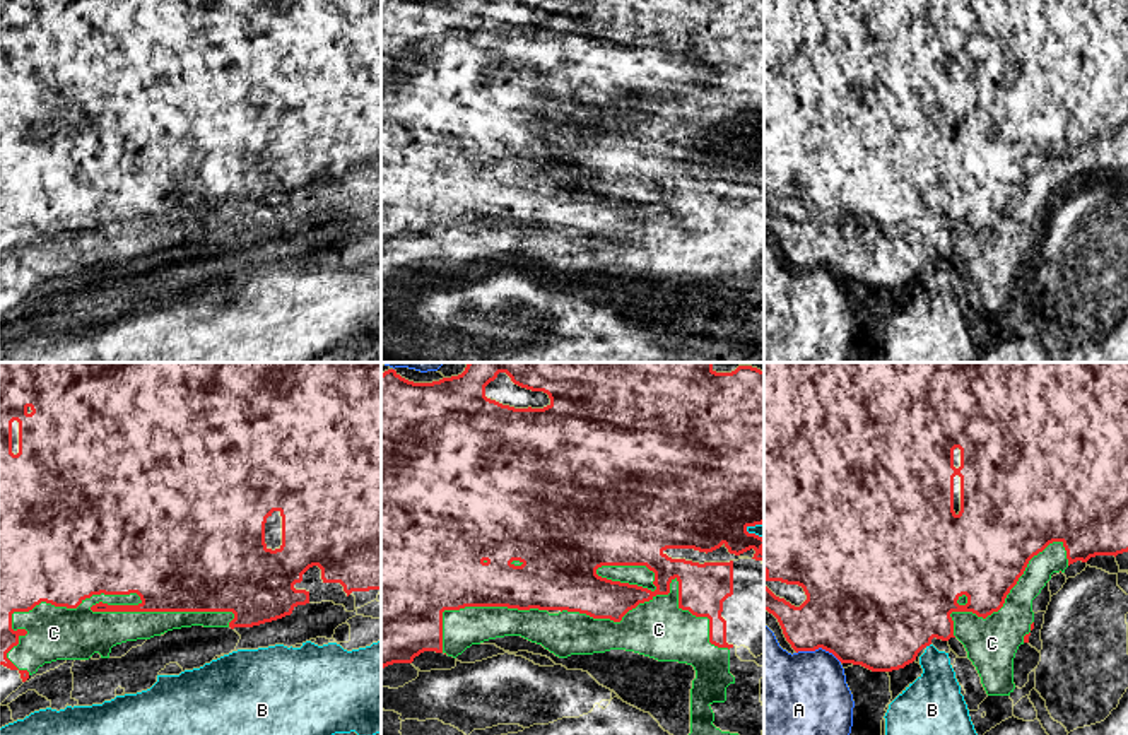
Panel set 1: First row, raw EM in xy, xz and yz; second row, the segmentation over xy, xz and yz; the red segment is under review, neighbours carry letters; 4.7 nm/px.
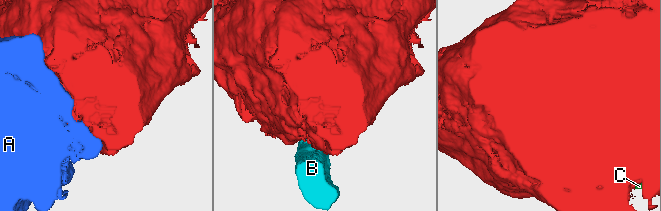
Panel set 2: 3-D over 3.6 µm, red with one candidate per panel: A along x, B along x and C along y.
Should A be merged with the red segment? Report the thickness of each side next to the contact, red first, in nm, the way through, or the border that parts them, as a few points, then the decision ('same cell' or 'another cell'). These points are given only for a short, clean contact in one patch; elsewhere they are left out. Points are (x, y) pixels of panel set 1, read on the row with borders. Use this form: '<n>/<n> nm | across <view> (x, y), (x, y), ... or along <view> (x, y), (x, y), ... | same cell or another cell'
480/380 nm | another cell

